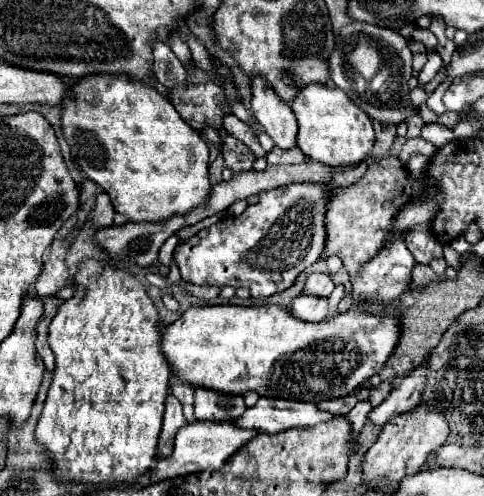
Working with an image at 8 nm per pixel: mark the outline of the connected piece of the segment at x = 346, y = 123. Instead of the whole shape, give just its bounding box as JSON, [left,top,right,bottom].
[291,82,375,168]

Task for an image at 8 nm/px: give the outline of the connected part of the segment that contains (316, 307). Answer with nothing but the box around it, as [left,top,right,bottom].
[291,294,327,322]

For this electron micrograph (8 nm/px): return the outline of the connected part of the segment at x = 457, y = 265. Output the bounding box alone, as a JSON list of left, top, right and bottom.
[443,244,462,270]

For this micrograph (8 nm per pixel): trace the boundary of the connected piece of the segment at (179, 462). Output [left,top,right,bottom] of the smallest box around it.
[153,420,259,480]

